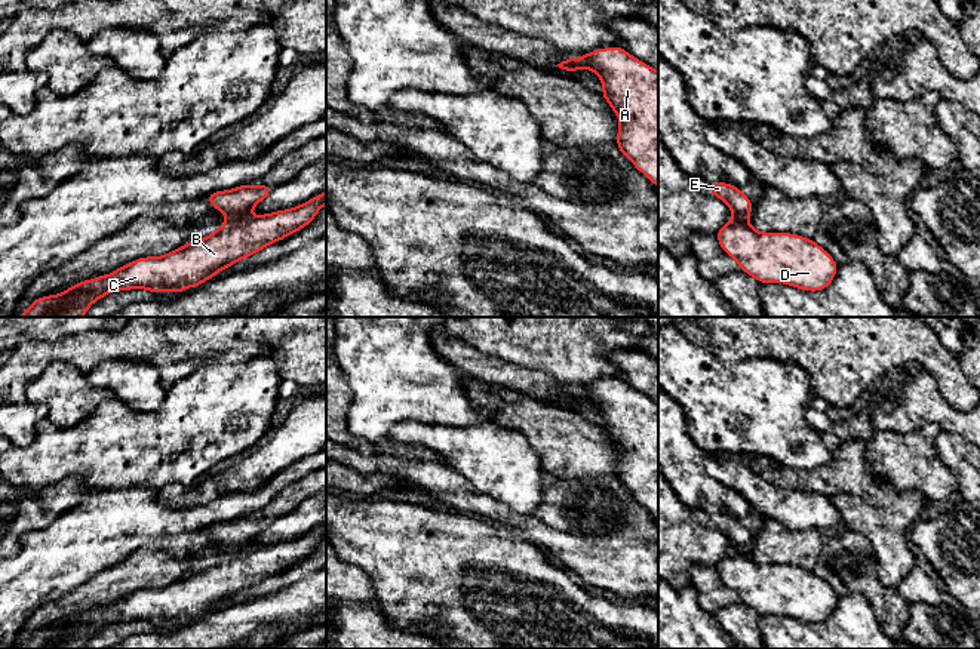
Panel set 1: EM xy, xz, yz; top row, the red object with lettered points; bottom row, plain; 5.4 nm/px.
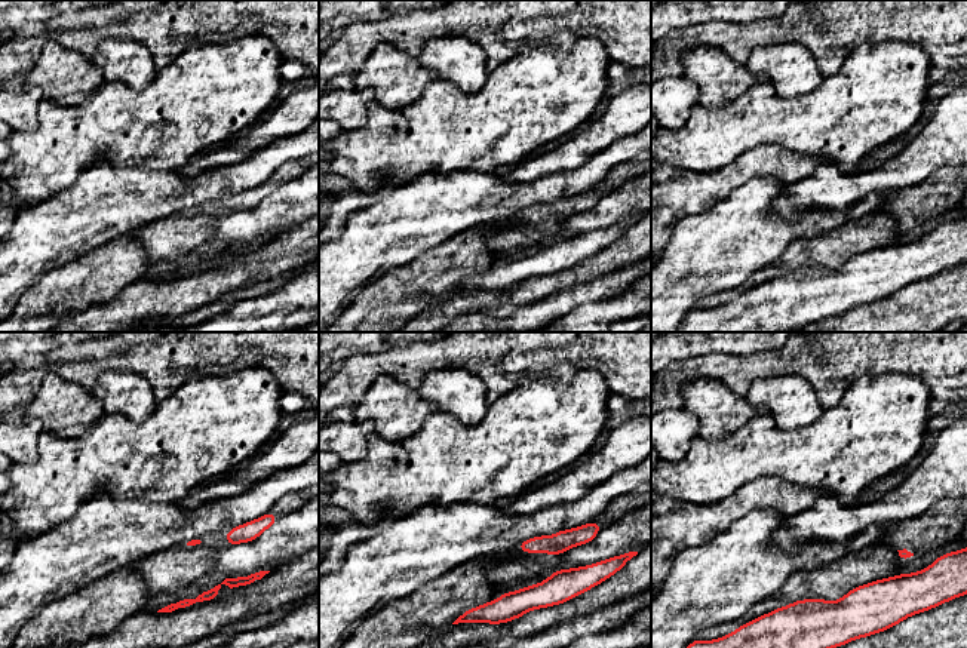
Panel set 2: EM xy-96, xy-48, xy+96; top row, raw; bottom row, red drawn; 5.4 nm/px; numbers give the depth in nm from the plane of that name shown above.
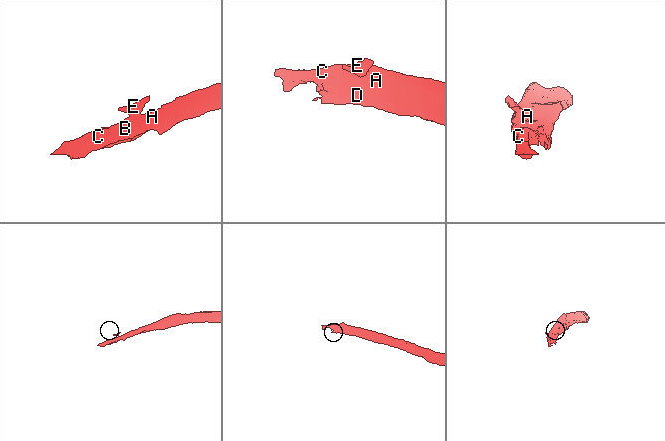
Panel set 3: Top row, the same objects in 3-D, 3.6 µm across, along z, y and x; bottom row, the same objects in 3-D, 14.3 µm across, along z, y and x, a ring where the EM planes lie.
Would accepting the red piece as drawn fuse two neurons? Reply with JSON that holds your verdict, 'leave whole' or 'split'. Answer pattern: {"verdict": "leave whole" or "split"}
{"verdict": "split"}

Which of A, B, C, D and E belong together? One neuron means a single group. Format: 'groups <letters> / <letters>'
groups A B C D / E

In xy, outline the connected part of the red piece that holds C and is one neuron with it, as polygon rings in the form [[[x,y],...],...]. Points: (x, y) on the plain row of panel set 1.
[[[326,522],[299,538],[258,548],[228,551],[209,568],[162,588],[138,590],[116,603],[79,613],[64,625],[34,630],[18,649],[83,649],[107,625],[145,621],[182,625],[243,590],[305,560],[326,536]]]

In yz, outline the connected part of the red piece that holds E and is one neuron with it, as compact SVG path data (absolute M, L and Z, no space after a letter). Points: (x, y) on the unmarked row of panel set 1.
M713 514L710 516L710 526L721 530L728 536L734 550L747 551L753 541L753 533L743 526L743 523L728 514Z

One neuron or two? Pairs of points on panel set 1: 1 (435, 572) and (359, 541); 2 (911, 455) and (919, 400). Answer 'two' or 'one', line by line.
1: one
2: two

